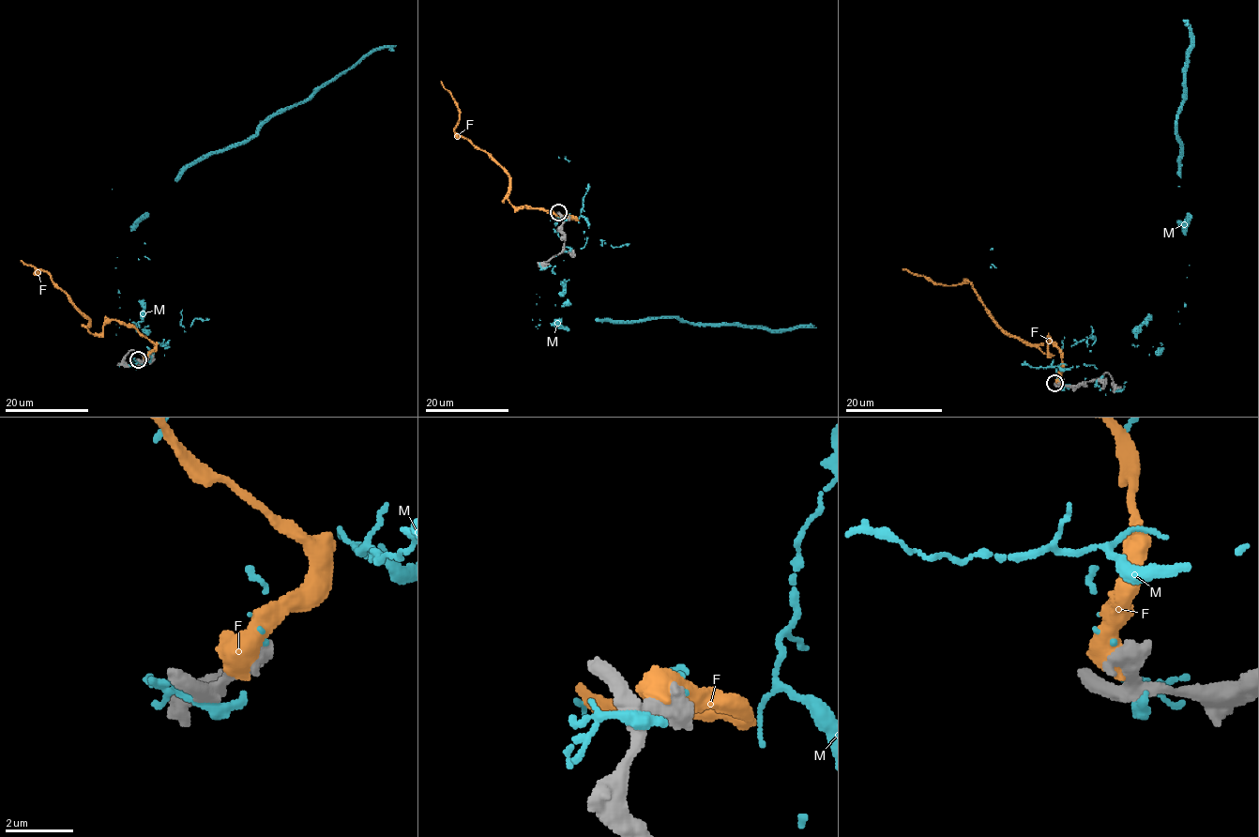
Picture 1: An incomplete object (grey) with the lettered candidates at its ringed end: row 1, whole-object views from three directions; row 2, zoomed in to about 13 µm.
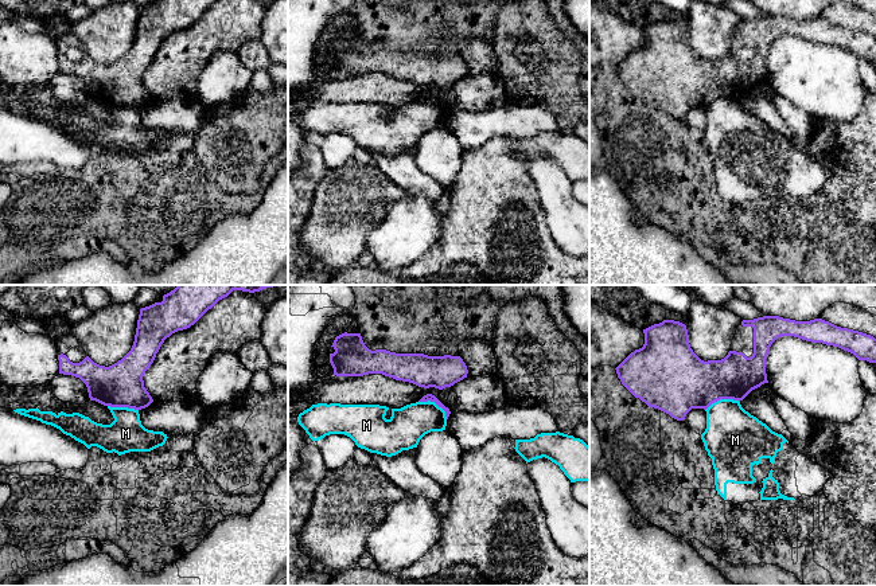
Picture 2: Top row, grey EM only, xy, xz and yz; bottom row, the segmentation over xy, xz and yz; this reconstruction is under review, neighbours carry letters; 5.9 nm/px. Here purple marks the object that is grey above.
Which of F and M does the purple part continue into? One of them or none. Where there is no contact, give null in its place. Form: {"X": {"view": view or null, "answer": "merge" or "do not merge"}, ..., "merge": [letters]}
{"F": {"view": null, "answer": "do not merge"}, "M": {"view": "yz", "answer": "do not merge"}, "merge": []}

